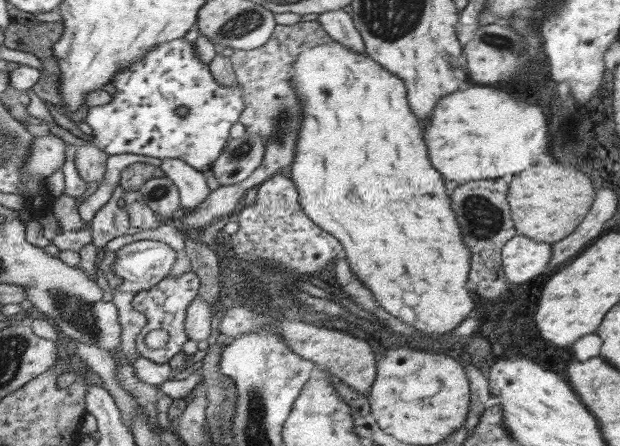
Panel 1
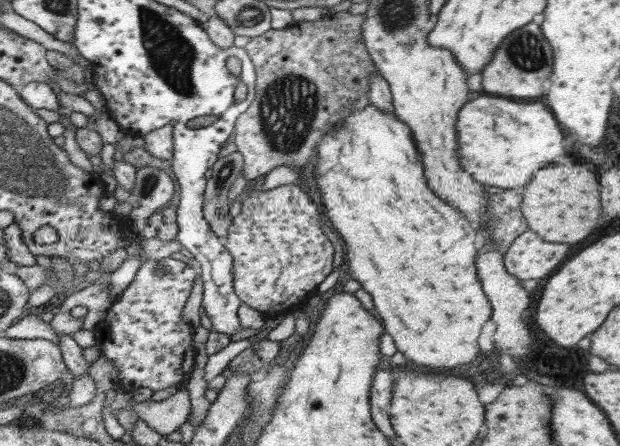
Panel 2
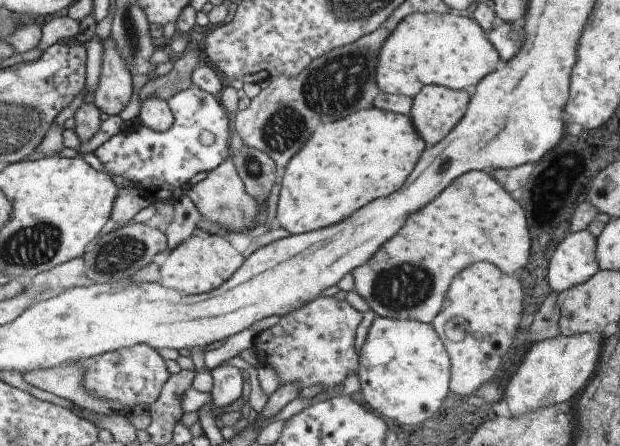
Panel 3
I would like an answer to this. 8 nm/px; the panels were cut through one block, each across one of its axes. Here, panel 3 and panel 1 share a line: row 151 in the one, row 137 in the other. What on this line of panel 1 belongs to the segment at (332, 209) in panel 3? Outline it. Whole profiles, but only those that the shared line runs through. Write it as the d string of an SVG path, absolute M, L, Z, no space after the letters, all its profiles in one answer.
M341 42L325 44L325 46L319 46L315 50L305 52L303 56L299 56L299 62L295 64L295 78L293 78L293 82L297 84L297 90L303 96L305 104L307 104L307 118L303 122L303 134L301 134L301 140L299 140L299 152L297 152L293 168L291 168L291 176L295 180L295 186L299 186L303 208L307 210L307 214L319 226L323 226L323 230L327 230L329 234L333 234L335 238L339 238L343 242L343 248L345 248L347 260L349 260L349 264L351 264L351 268L355 272L355 278L365 288L371 290L375 302L385 312L389 312L399 322L415 328L425 338L433 338L433 336L439 338L443 334L449 334L479 304L479 300L477 300L479 296L473 290L473 286L469 286L469 270L471 270L471 252L469 252L469 246L465 246L463 240L461 240L461 228L459 228L455 212L451 208L451 198L447 196L443 178L437 174L437 170L433 168L431 158L427 154L427 144L423 140L423 126L417 124L417 116L409 108L405 84L397 76L393 76L391 72L383 70L367 54L359 56L353 50L349 50L347 46L343 46Z

